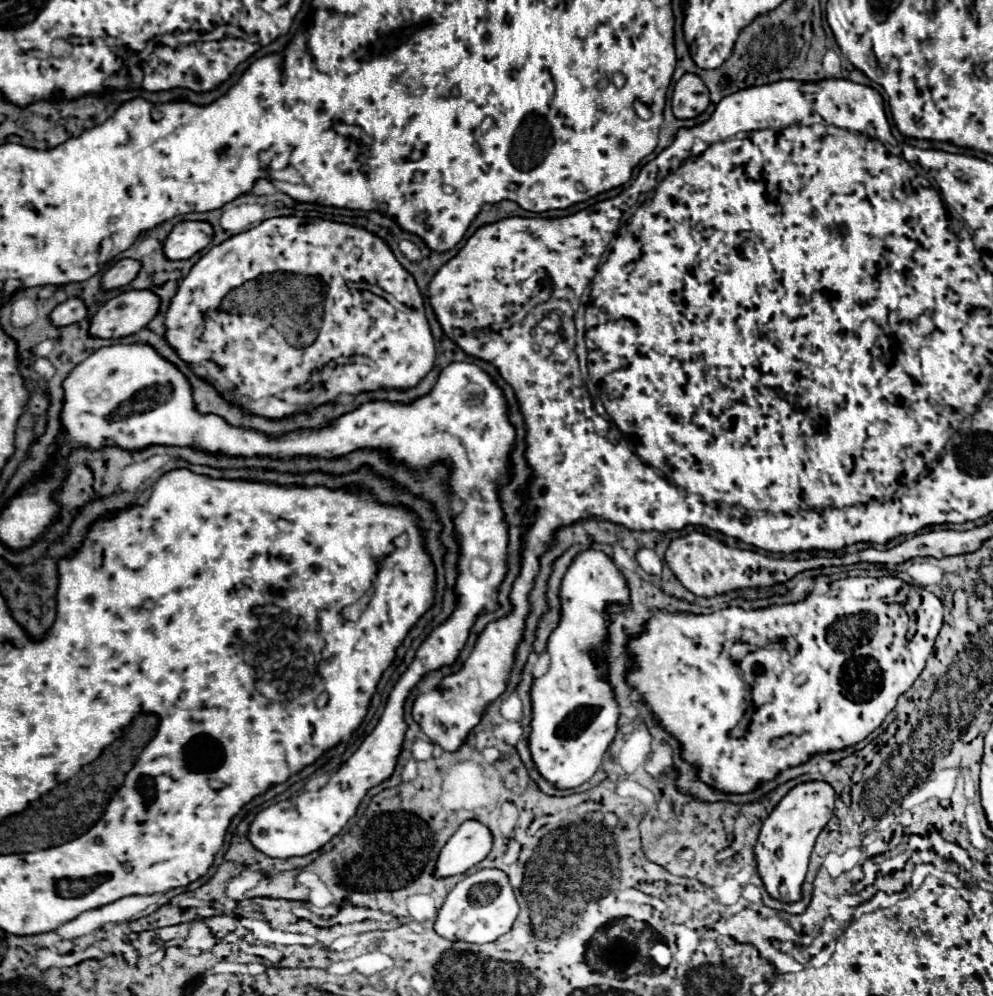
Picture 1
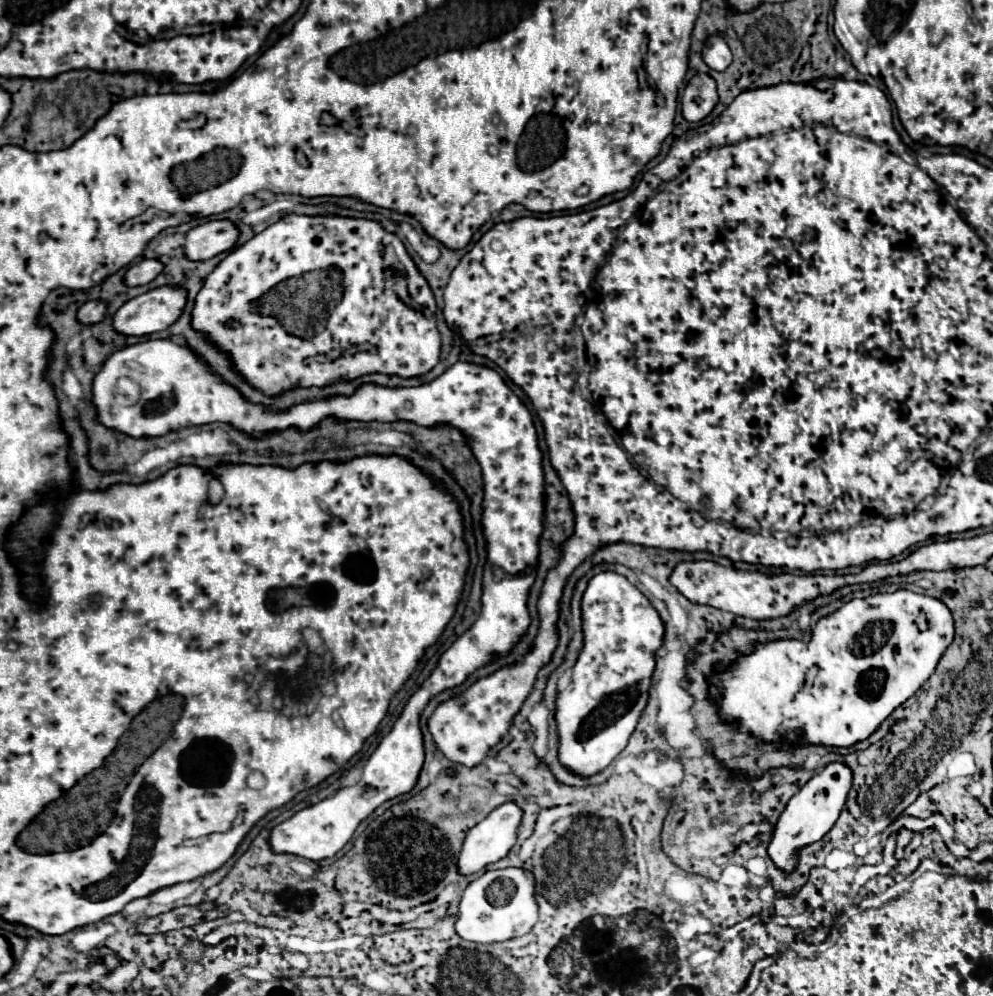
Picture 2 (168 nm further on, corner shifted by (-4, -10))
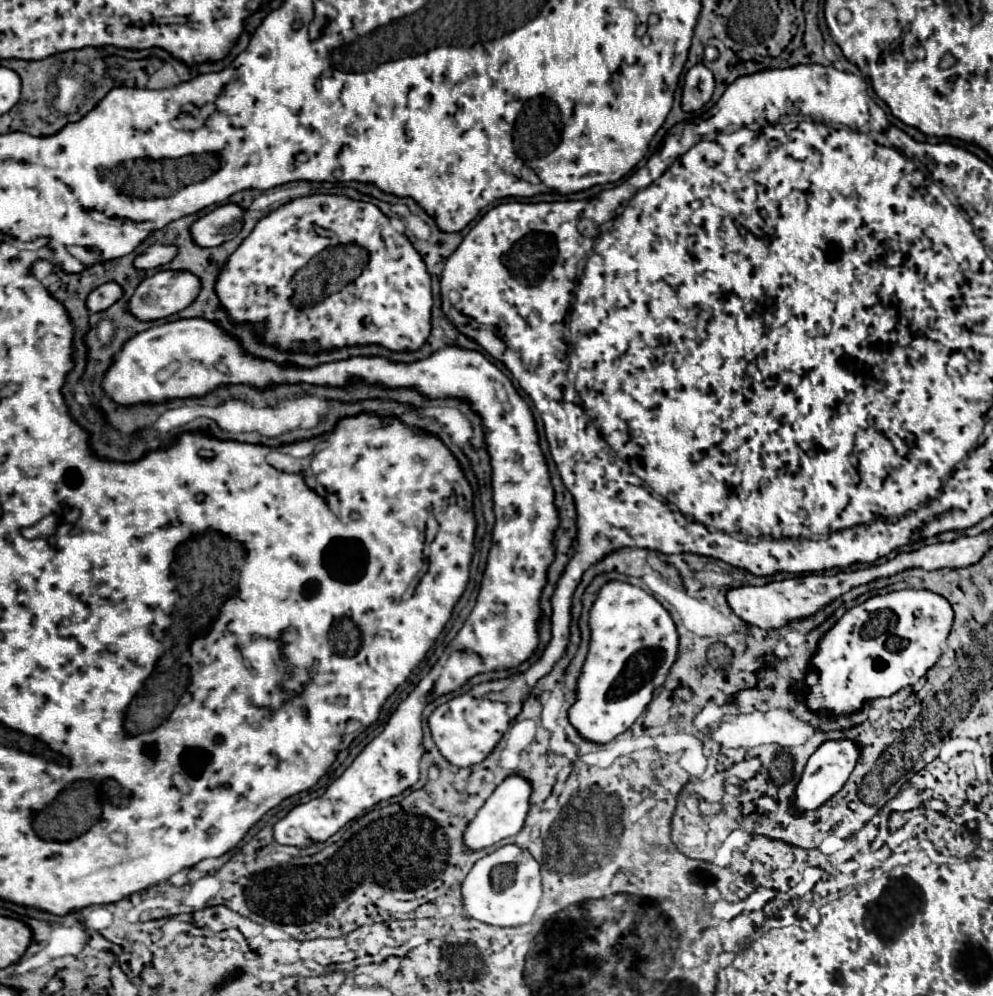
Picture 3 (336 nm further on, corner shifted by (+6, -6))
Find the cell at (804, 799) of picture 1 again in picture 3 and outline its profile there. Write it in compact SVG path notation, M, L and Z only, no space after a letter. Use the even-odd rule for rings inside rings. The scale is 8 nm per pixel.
M827 740L827 742L823 742L815 750L815 754L809 758L805 772L801 776L801 782L795 790L795 794L797 794L795 810L799 810L799 812L815 810L821 804L825 804L831 796L835 796L843 788L843 784L847 782L847 778L853 772L859 756L861 756L861 750L853 740Z

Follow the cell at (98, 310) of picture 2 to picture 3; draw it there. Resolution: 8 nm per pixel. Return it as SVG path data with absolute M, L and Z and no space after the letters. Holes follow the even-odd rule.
M107 282L89 294L87 306L93 312L101 312L101 310L107 310L109 306L113 306L121 296L123 296L123 288L117 282Z

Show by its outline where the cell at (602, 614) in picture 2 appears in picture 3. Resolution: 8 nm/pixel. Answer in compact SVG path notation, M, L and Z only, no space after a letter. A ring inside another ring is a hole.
M607 582L593 608L591 608L591 646L587 660L583 664L583 672L579 676L579 696L577 702L569 708L569 722L577 728L577 732L597 744L607 744L621 732L625 732L647 708L653 698L653 690L659 688L671 666L677 660L679 652L679 634L671 614L645 590L631 586L627 582Z

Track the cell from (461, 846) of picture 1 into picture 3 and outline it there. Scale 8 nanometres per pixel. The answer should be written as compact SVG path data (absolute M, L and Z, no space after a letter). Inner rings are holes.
M521 774L507 776L495 788L495 792L489 796L485 806L475 816L475 820L467 826L467 830L465 830L465 846L469 846L471 850L481 850L481 848L489 848L489 846L497 844L503 838L515 836L523 828L523 822L525 822L525 816L527 816L527 810L529 810L531 794L533 794L533 786L525 776L521 776Z

